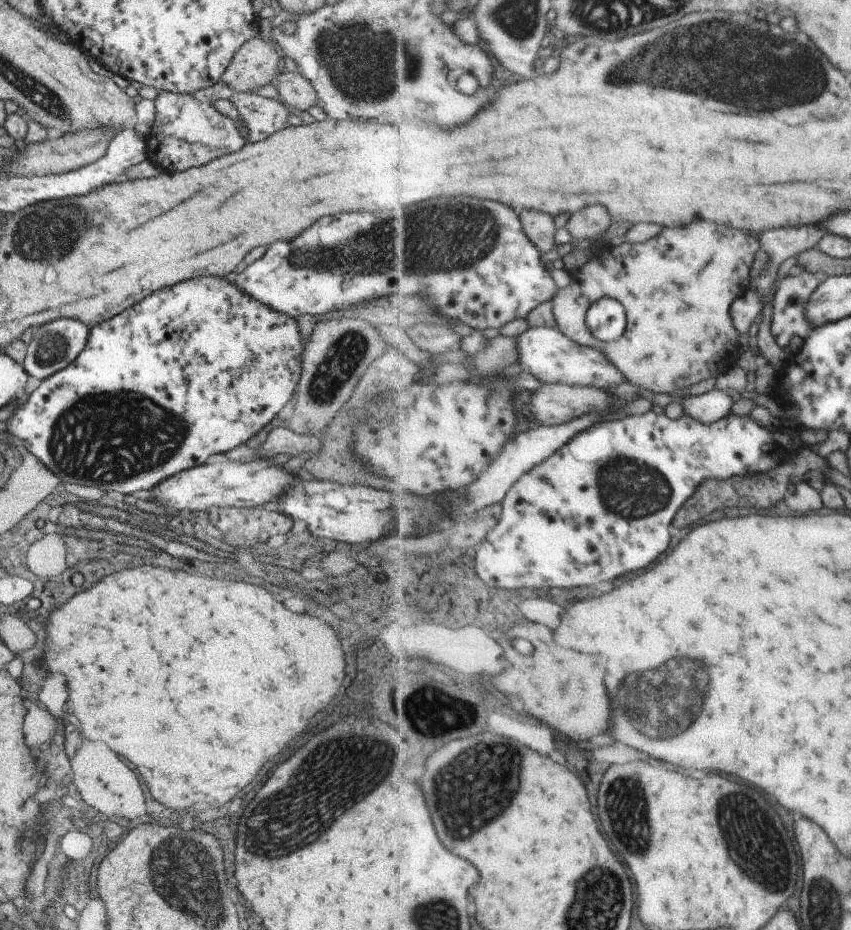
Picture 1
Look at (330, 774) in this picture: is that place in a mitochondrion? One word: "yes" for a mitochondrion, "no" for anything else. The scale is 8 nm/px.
yes

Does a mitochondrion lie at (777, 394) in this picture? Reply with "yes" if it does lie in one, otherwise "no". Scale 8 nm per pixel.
no

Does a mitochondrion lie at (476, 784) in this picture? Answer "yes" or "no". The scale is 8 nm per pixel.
yes

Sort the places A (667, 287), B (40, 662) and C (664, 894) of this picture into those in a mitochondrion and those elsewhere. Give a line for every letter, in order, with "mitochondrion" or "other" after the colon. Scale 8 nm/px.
A: mitochondrion
B: other
C: other

